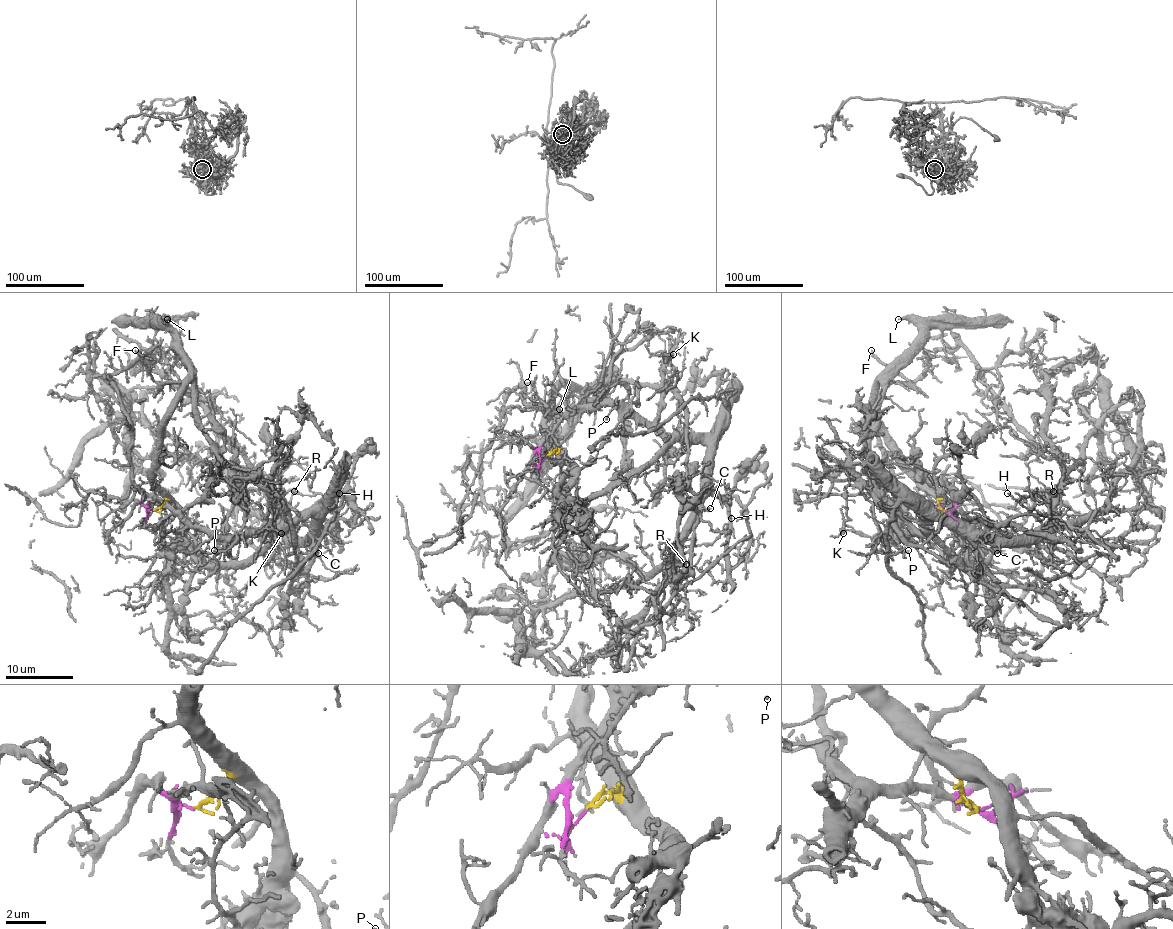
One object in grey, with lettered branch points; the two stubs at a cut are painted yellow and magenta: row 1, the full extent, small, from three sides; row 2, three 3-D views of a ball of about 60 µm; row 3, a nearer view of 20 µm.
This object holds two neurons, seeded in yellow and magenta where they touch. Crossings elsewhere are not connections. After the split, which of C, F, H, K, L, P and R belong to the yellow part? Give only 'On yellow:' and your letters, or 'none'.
On yellow: F, L

